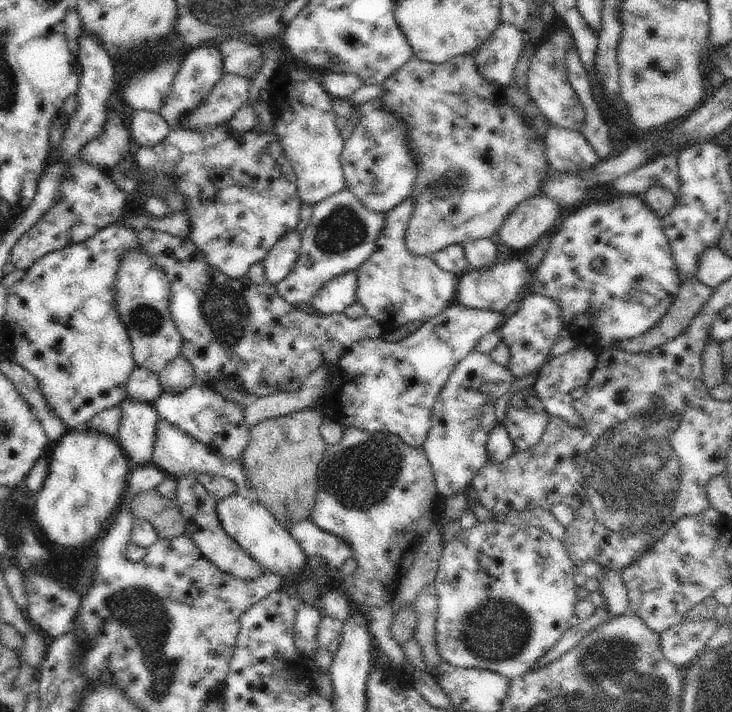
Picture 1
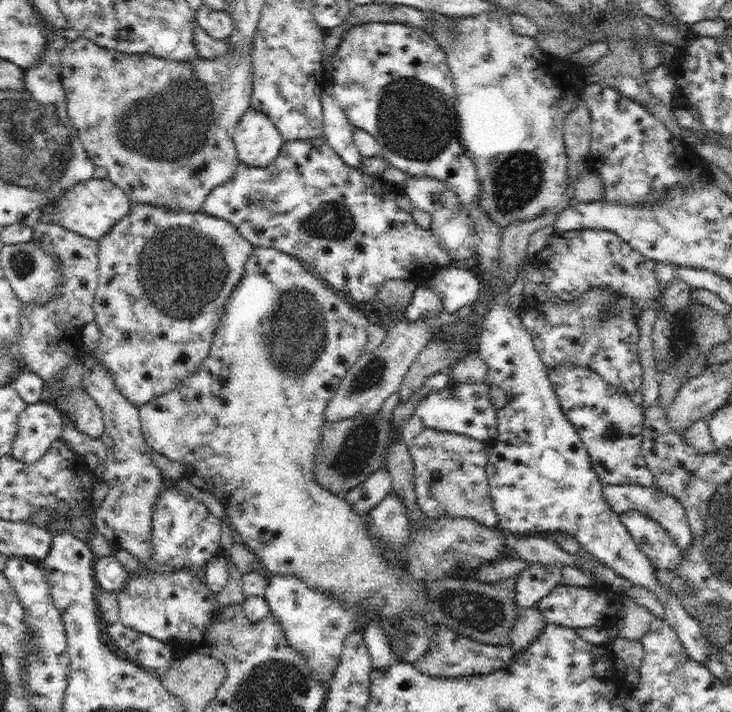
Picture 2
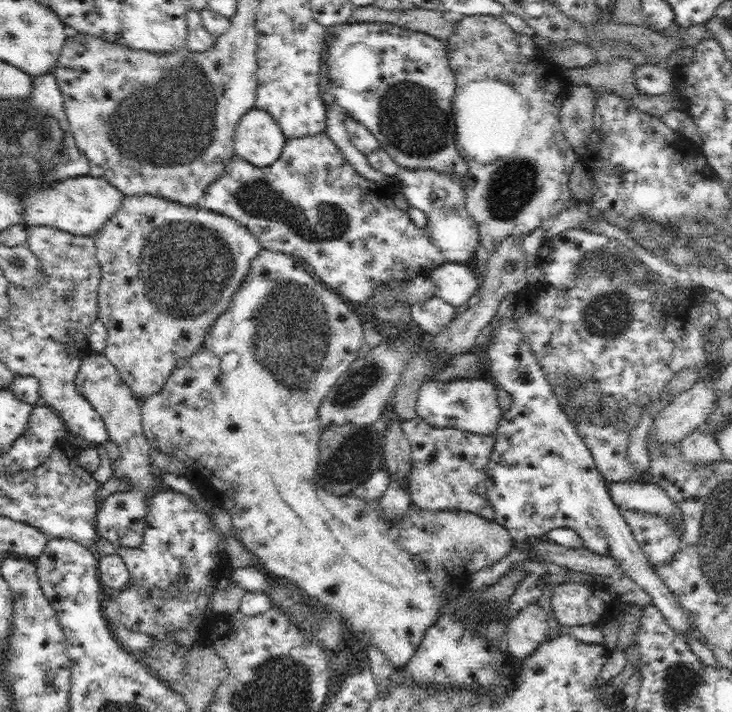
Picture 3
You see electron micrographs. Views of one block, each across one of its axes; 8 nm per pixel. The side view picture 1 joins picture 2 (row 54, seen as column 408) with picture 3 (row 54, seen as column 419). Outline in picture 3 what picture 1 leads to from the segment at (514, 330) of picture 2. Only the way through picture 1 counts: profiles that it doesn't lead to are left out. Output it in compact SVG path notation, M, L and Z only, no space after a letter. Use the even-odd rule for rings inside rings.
M345 23L328 28L324 58L328 63L330 93L335 102L347 116L363 124L378 139L381 148L398 163L401 170L430 169L440 174L451 174L452 178L464 185L469 165L460 156L455 141L452 99L456 83L447 58L445 41L388 23Z

